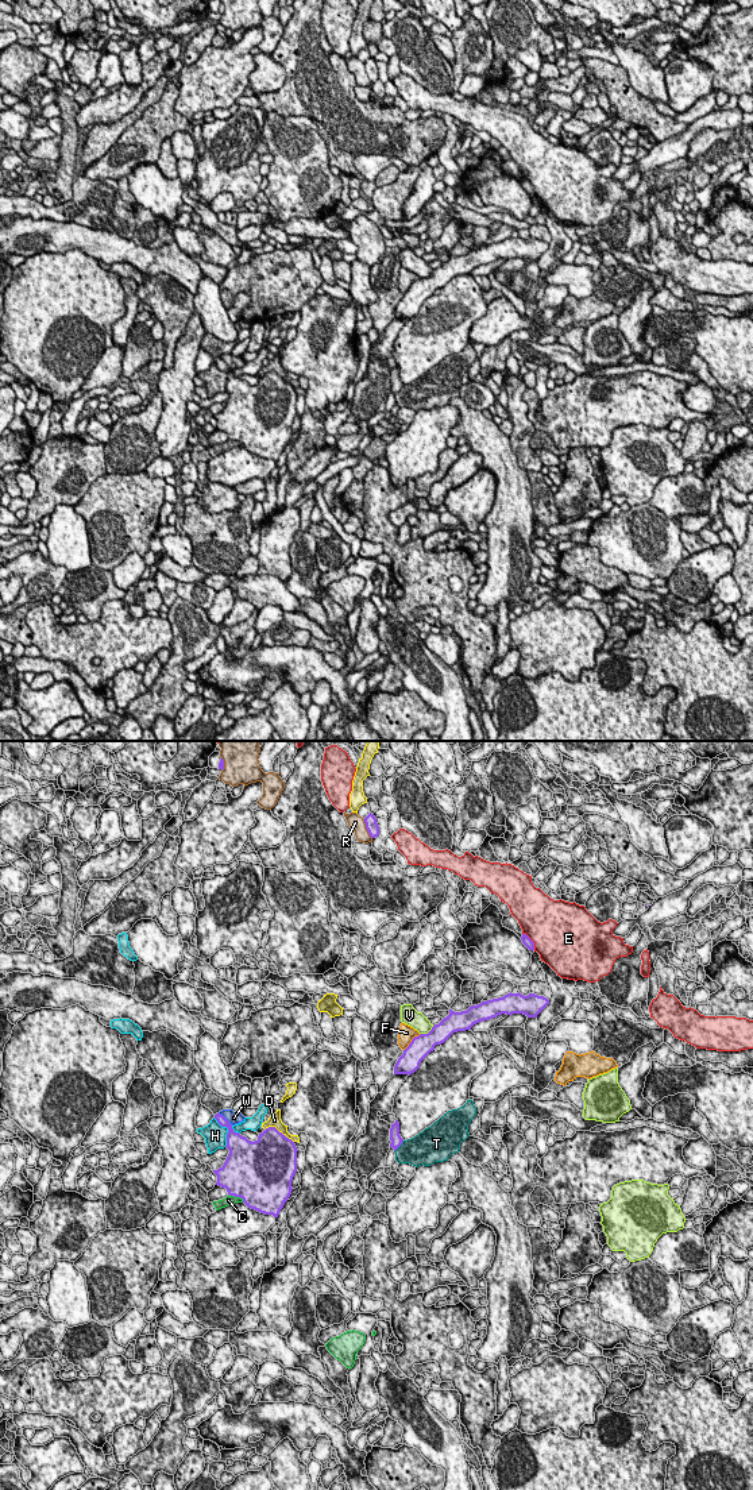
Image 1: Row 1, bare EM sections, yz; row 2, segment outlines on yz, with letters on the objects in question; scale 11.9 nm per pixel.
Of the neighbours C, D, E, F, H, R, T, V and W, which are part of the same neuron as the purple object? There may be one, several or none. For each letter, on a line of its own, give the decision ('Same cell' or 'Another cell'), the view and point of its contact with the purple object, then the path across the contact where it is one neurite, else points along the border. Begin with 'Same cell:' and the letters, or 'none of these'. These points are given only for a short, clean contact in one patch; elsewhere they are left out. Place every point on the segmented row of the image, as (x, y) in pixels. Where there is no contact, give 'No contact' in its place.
Same cell: none of these
C: Another cell. Touches purple at yz (236, 1196)
D: Another cell. Touches purple at yz (274, 1127)
E: Another cell. Touches purple at yz (532, 941)
F: Another cell. Touches purple at yz (412, 1041)
H: Another cell. Touches purple at yz (228, 1131)
R: Another cell. Touches purple at yz (366, 828)
T: Another cell. Touches purple at yz (400, 1145)
V: Another cell. Touches purple at yz (428, 1033)
W: Another cell. Touches purple at yz (224, 1118). Boundary: yz (219, 1112), (232, 1124)

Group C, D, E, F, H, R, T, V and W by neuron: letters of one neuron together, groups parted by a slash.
C / D / E / F / H / R / T / V / W

